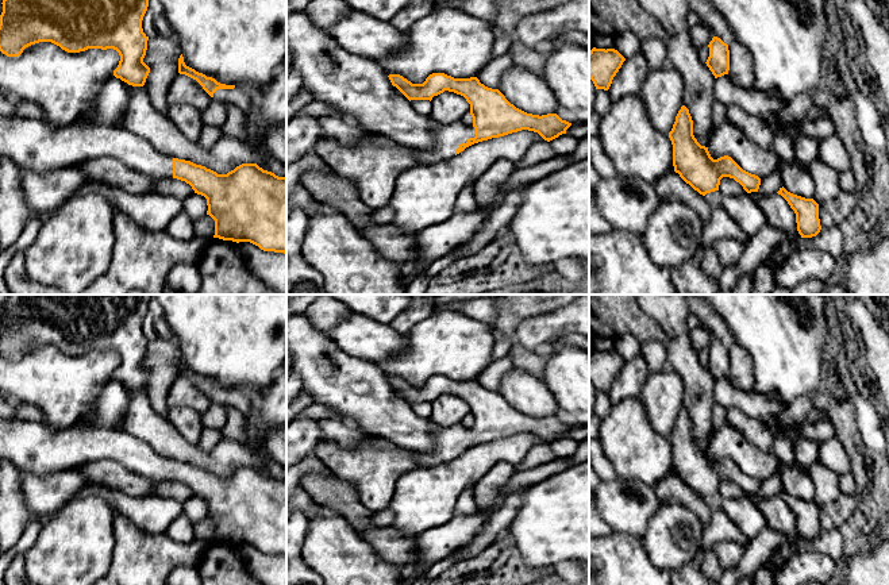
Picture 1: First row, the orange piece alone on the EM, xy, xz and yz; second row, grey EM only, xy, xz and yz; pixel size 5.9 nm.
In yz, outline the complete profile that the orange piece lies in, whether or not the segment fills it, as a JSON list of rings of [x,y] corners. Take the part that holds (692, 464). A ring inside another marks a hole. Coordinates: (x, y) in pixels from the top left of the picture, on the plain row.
[[[685,408],[678,413],[669,440],[673,447],[674,474],[700,497],[719,493],[723,480],[734,481],[747,496],[758,494],[758,478],[743,473],[728,458],[713,462],[708,450],[697,444],[693,438],[693,423]]]

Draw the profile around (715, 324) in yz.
[[[713,315],[708,320],[700,322],[700,327],[705,327],[713,336],[713,339],[720,340],[724,346],[730,346],[732,342],[732,335],[726,322]]]

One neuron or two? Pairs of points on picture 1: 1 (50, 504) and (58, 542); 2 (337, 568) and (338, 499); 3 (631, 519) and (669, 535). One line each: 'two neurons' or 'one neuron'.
1: two neurons
2: one neuron
3: two neurons

